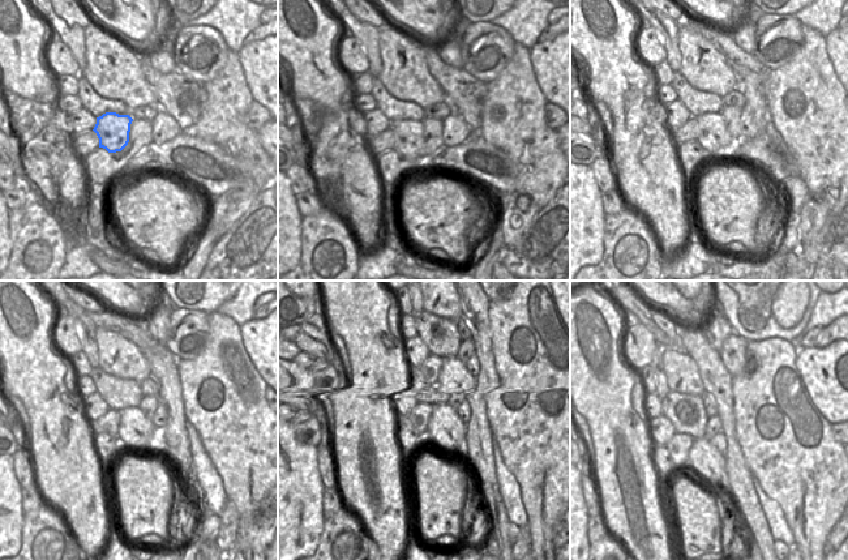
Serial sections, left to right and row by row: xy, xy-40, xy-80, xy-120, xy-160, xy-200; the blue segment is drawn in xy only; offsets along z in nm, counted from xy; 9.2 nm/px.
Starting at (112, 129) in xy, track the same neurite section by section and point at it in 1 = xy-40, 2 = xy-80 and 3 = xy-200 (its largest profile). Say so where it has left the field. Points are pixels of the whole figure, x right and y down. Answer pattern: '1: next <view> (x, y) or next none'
1: next xy-40 (408, 133)
2: next xy-80 (712, 131)
3: next xy-200 (703, 458)

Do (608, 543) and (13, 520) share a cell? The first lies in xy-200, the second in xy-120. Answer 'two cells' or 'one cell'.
two cells

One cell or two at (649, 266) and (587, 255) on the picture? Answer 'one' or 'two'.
two

